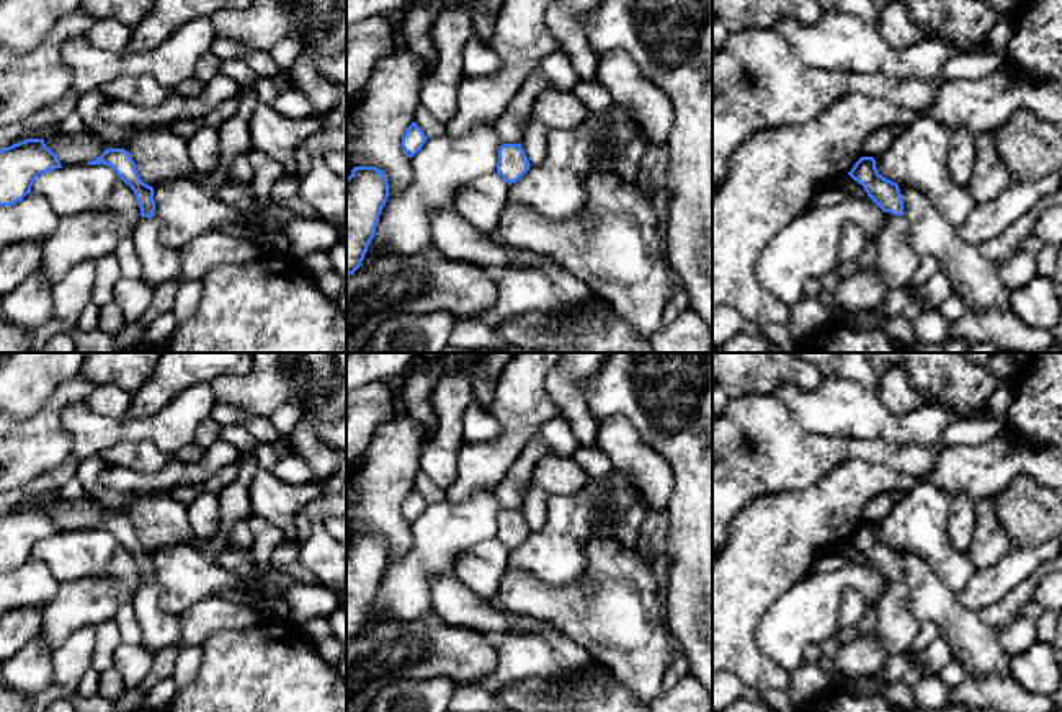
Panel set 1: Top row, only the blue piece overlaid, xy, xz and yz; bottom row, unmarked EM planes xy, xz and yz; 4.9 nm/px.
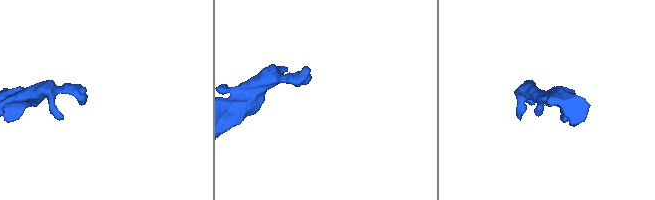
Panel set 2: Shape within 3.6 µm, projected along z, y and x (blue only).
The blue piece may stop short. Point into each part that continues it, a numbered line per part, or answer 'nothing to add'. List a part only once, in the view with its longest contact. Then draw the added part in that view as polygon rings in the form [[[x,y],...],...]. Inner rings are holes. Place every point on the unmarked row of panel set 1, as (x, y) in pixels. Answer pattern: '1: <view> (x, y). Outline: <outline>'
nothing to add

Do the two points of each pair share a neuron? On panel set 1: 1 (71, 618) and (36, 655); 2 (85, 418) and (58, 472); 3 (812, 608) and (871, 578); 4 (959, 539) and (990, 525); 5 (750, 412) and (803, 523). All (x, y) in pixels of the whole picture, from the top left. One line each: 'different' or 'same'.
1: different
2: same
3: same
4: different
5: different

